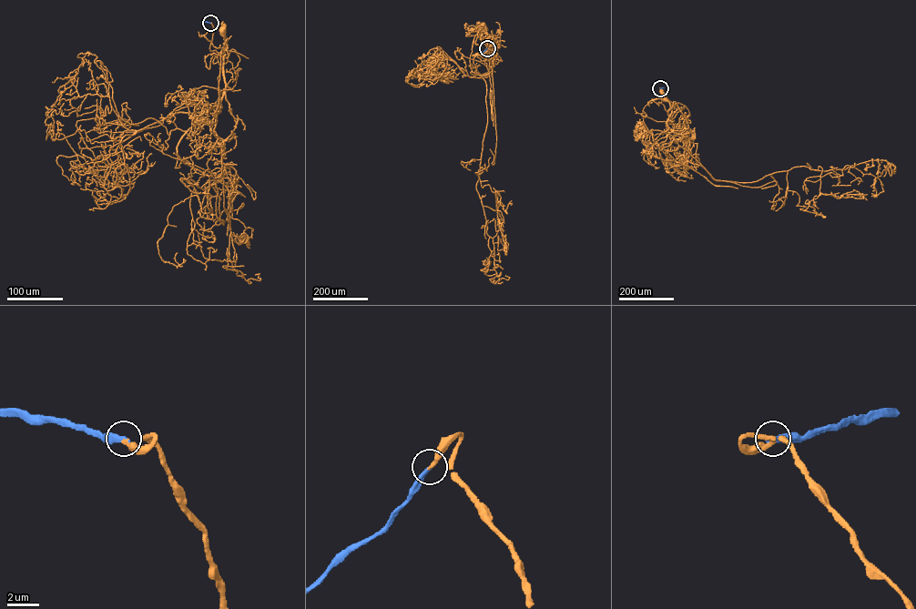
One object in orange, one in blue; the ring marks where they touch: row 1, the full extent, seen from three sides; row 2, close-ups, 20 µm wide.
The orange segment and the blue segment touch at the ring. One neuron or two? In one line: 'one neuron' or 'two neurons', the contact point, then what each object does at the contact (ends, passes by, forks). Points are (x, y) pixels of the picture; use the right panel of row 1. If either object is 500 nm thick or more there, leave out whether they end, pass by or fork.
one neuron; place (660, 88); orange ends; blue ends

